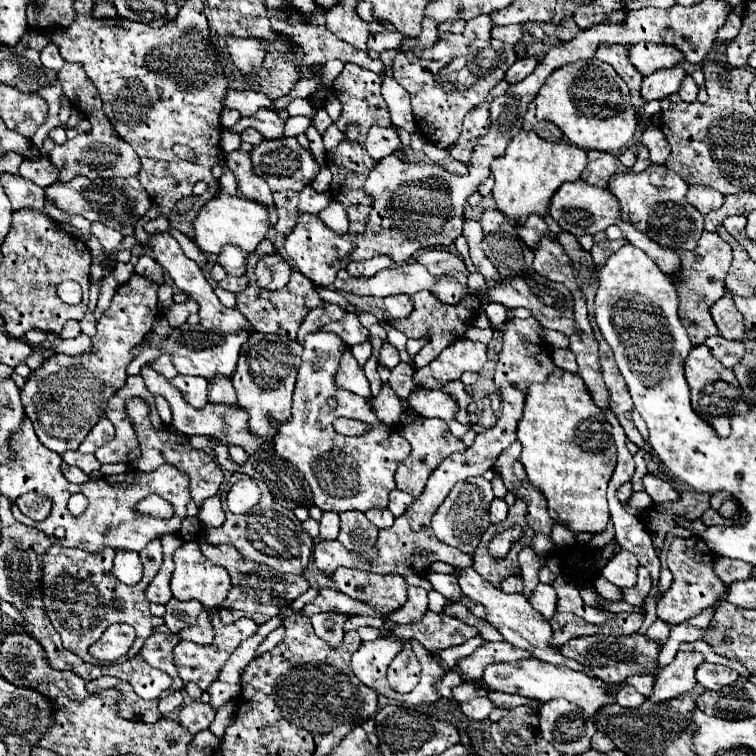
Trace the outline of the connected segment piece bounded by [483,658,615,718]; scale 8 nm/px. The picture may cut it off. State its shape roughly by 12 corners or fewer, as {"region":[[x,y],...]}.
{"region":[[543,660],[491,664],[491,690],[565,698],[591,718],[615,704],[603,680]]}

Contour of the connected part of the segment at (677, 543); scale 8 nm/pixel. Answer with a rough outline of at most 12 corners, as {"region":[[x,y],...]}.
{"region":[[675,538],[673,574],[657,618],[681,624],[711,606],[727,584],[711,572],[701,538]]}

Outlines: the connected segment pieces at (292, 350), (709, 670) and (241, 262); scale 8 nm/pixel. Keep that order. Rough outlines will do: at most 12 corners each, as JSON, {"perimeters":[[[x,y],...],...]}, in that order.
{"perimeters":[[[255,332],[233,372],[249,430],[291,416],[303,346]],[[703,662],[697,682],[707,690],[735,682],[739,674],[721,664]],[[223,248],[219,264],[229,276],[245,276],[247,252]]]}

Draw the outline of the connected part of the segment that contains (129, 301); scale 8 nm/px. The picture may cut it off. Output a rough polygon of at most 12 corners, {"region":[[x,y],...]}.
{"region":[[133,274],[87,354],[55,354],[21,402],[39,440],[77,450],[159,316]]}

